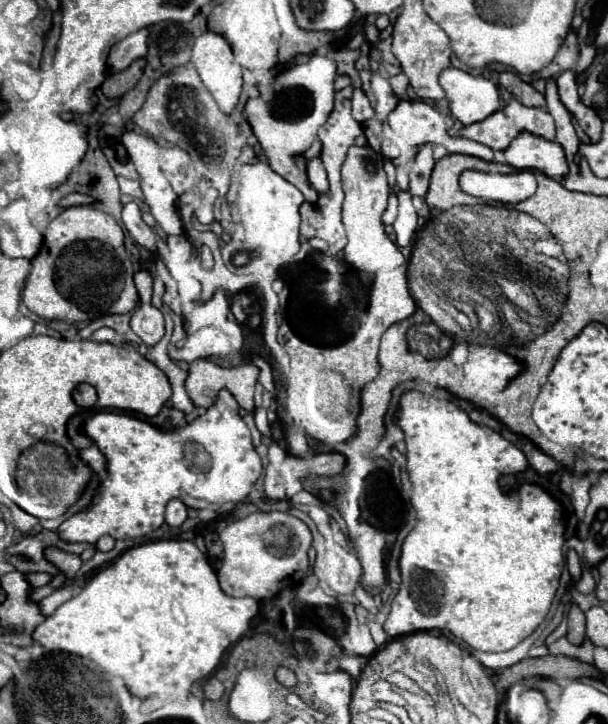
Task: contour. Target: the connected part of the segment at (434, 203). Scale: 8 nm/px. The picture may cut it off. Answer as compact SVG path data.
M448 154L440 158L434 166L430 190L426 194L426 204L436 210L450 210L460 204L472 204L472 196L466 196L458 186L458 176L464 170L473 169L483 172L508 174L517 170L508 164L486 162L476 156Z

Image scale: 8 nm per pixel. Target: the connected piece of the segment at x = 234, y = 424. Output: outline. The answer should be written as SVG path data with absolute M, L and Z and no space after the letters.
M220 390L216 402L196 420L188 422L182 428L160 432L150 422L124 414L124 412L106 412L100 410L84 422L84 432L106 456L108 476L102 480L92 504L82 512L70 516L60 528L58 536L66 542L86 542L96 544L100 536L110 535L116 540L140 538L164 524L164 508L168 500L180 498L188 508L206 508L206 502L222 506L224 502L242 502L252 484L262 474L262 462L258 452L252 446L250 430L240 418L240 406L228 390Z

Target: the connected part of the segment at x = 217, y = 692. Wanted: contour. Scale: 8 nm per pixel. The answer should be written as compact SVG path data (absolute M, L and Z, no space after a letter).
M210 676L206 682L204 682L204 694L206 698L210 700L220 700L224 696L224 684L220 680L216 680L214 676Z

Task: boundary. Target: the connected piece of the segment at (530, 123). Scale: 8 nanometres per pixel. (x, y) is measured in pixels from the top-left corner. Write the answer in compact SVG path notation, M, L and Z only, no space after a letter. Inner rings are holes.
M510 100L504 108L490 114L484 122L464 126L460 136L490 146L492 150L504 150L522 130L528 130L546 140L554 140L554 118L546 108L528 108L518 100Z

